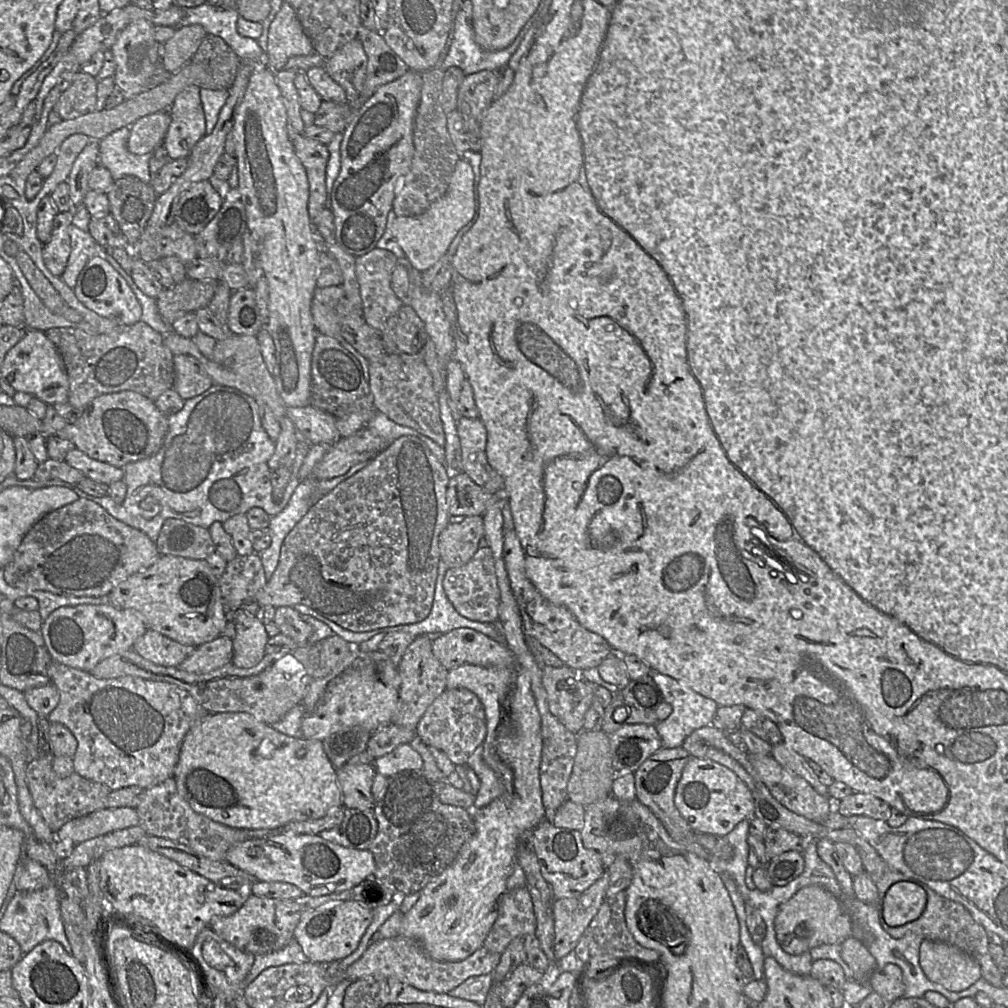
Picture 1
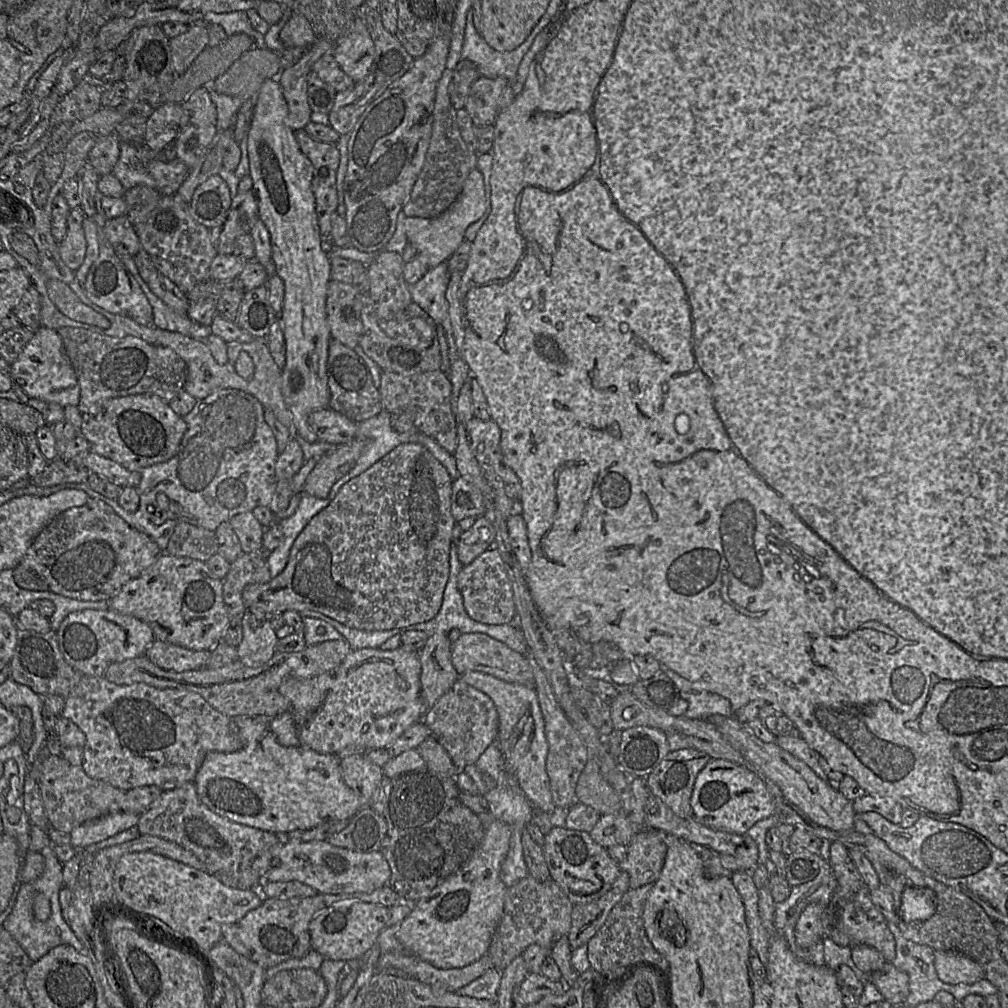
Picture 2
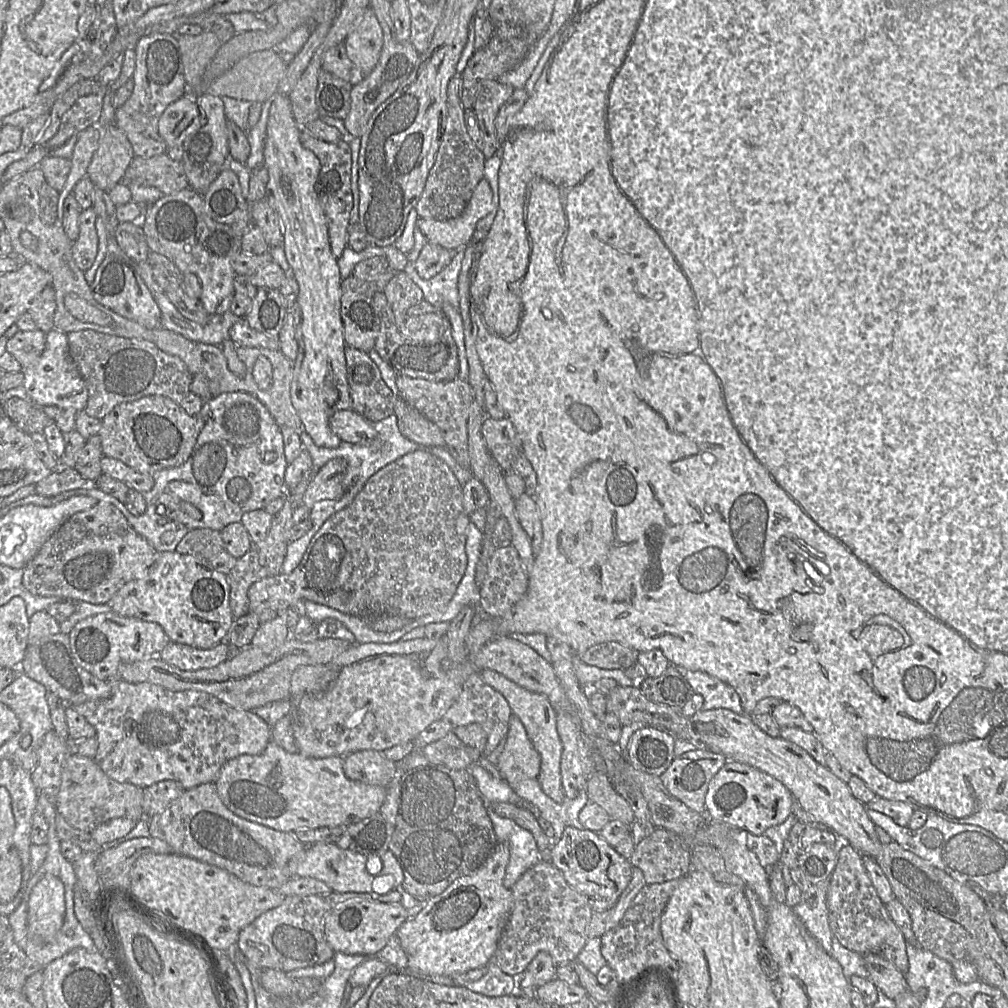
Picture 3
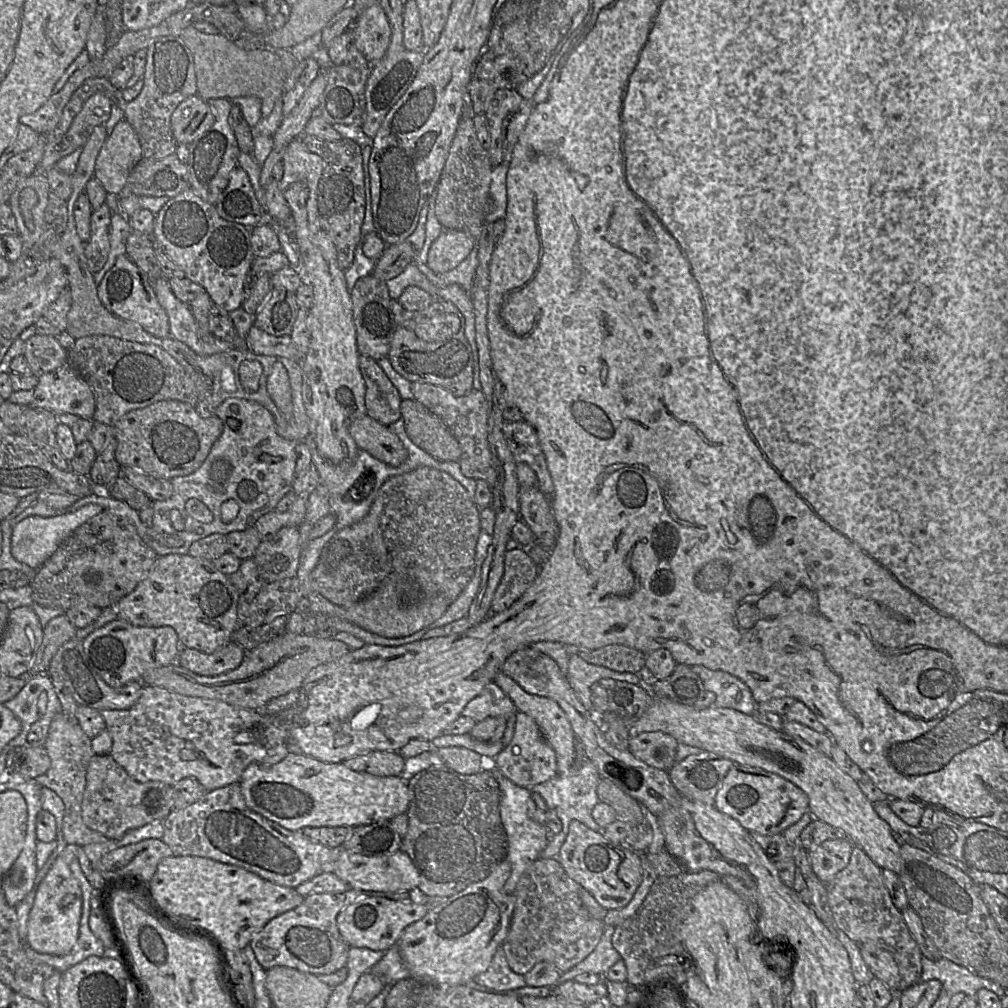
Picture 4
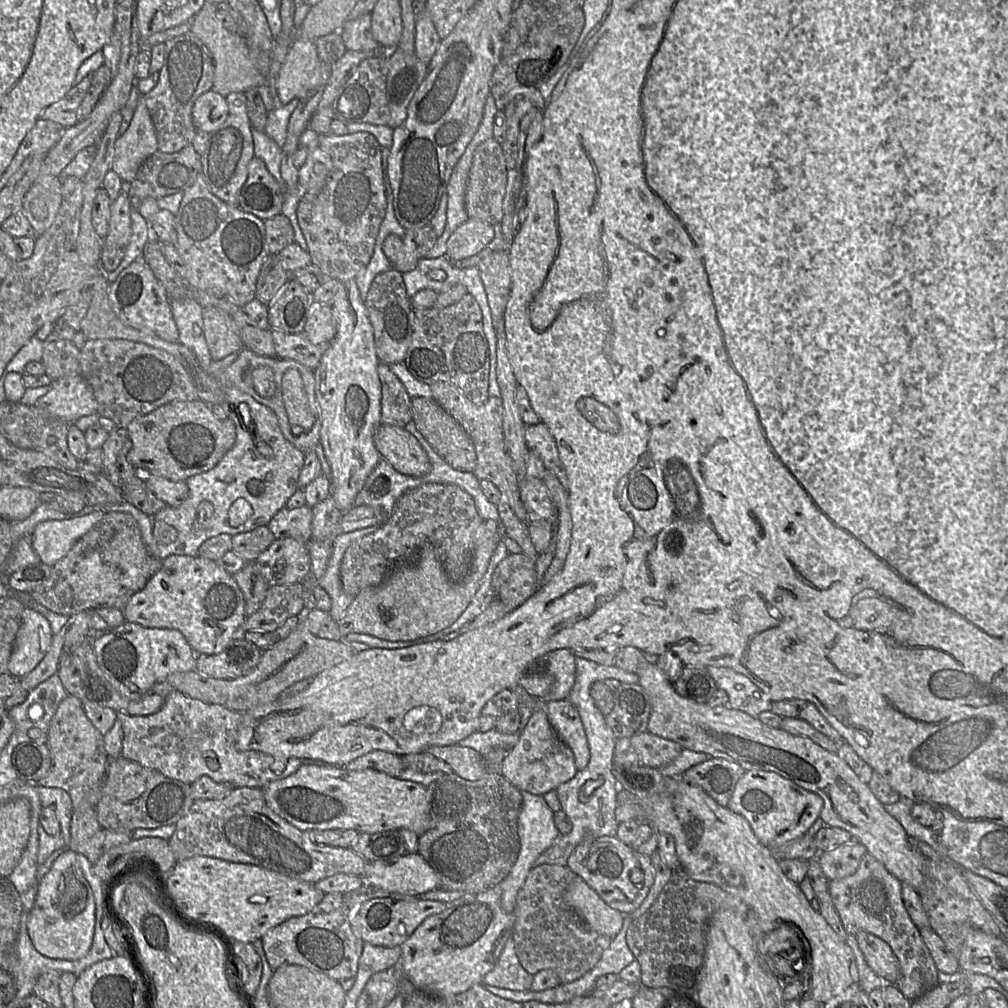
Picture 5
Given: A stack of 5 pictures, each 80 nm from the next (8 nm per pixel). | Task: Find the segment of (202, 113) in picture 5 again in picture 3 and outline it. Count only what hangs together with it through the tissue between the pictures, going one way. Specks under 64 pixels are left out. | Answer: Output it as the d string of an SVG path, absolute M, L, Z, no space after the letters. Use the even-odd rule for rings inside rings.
M187 94L170 104L161 115L158 132L168 148L181 145L206 122L195 96Z

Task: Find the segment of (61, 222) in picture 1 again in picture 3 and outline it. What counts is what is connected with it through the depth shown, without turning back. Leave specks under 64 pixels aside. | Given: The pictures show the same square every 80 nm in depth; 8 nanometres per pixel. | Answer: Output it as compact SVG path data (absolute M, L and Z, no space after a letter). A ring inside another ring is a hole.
M92 208L83 209L79 215L79 235L73 242L72 255L75 264L83 271L93 265L97 256L99 246L97 218Z

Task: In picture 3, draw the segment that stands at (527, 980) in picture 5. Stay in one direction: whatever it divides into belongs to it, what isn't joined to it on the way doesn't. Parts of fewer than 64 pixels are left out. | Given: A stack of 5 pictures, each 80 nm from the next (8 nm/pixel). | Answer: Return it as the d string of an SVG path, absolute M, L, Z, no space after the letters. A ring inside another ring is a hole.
M492 956L487 964L487 972L479 980L466 986L472 992L488 997L519 995L518 977L505 974L495 963Z

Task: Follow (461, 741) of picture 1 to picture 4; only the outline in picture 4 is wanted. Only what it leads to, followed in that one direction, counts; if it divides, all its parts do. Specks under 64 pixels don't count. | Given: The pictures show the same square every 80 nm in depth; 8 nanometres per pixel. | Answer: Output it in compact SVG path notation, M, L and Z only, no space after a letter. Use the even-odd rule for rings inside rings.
M492 682L468 702L461 716L471 718L478 723L490 717L515 717L516 712L517 708L513 701Z

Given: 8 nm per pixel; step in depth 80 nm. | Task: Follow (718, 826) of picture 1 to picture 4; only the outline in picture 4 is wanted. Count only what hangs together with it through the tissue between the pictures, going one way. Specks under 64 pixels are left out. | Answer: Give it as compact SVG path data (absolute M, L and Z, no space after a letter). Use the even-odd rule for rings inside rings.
M734 764L715 796L714 806L720 812L737 820L751 835L778 835L809 812L809 797L802 789L777 774L761 768Z

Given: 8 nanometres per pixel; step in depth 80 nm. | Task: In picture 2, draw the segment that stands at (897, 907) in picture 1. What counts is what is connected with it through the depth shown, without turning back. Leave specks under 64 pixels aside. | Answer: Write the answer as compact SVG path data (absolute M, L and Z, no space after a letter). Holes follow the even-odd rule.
M906 887L901 895L898 915L902 923L924 920L931 917L936 908L932 890L923 887Z

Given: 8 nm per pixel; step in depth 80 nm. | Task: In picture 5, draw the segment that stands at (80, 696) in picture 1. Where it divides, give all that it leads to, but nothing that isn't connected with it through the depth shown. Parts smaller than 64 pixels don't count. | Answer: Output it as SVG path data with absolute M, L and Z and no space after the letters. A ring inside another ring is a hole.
M173 690L161 708L150 715L117 713L123 737L120 756L163 775L191 784L201 776L234 787L263 788L270 782L286 778L303 764L290 758L284 771L277 774L272 769L274 758L257 750L239 750L235 747L236 731L242 723L242 712L218 704L210 704Z

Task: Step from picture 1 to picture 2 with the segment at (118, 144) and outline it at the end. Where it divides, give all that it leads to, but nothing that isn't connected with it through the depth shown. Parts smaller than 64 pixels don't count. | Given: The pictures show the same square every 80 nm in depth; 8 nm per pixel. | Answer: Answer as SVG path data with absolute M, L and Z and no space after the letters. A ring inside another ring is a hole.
M122 141L119 159L112 170L112 175L120 181L125 189L137 185L157 189L154 179L144 170L144 166L155 158L156 154L145 147Z

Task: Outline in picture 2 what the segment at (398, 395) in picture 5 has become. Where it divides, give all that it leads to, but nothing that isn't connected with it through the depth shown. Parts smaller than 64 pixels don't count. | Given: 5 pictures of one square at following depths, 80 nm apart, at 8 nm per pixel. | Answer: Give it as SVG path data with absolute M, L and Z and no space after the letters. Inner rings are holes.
M336 341L329 343L327 360L328 408L337 411L354 422L361 423L383 411L381 395L363 358L352 348Z

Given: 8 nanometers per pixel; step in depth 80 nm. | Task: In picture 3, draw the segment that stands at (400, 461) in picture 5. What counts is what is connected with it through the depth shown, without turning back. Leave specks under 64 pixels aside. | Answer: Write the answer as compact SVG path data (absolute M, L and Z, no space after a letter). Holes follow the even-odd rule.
M353 410L335 412L329 424L333 433L346 443L370 443L378 436L374 423Z

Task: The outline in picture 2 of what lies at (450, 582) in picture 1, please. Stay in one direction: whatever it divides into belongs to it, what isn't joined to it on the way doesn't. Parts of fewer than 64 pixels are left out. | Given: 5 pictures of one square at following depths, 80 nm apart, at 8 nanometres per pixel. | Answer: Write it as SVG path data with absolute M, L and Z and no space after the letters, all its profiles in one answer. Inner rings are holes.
M497 547L488 549L469 565L463 566L458 575L457 588L462 595L468 616L488 625L503 625L514 622L516 607L509 566L503 561Z

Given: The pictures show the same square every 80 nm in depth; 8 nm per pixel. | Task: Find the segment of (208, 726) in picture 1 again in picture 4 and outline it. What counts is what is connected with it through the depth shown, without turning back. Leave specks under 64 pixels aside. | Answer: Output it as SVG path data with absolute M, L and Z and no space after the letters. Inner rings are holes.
M289 753L273 765L251 763L242 773L238 784L251 810L293 831L305 827L356 827L377 821L390 821L395 816L405 814L409 805L408 784L400 776L374 776L367 772L353 771L343 762L327 763L295 753Z

